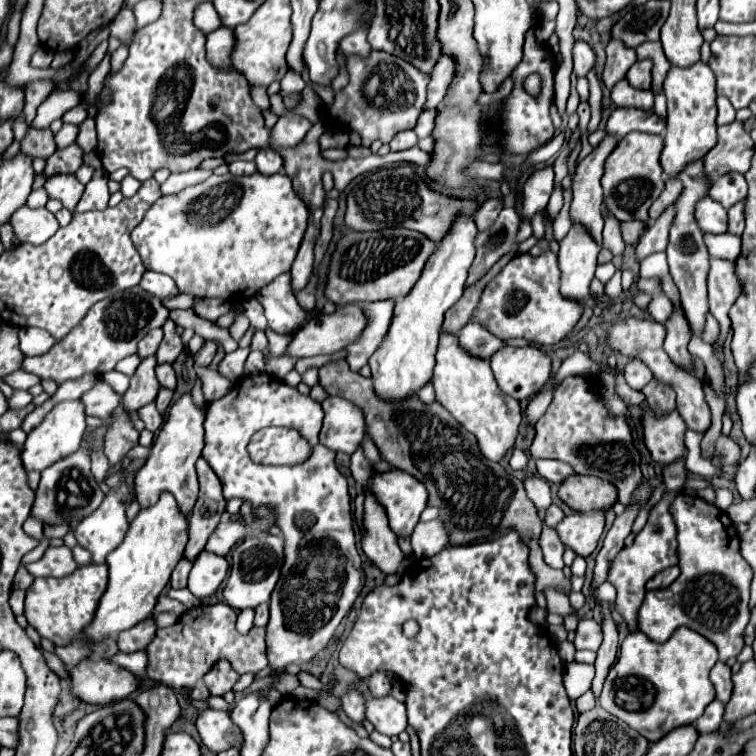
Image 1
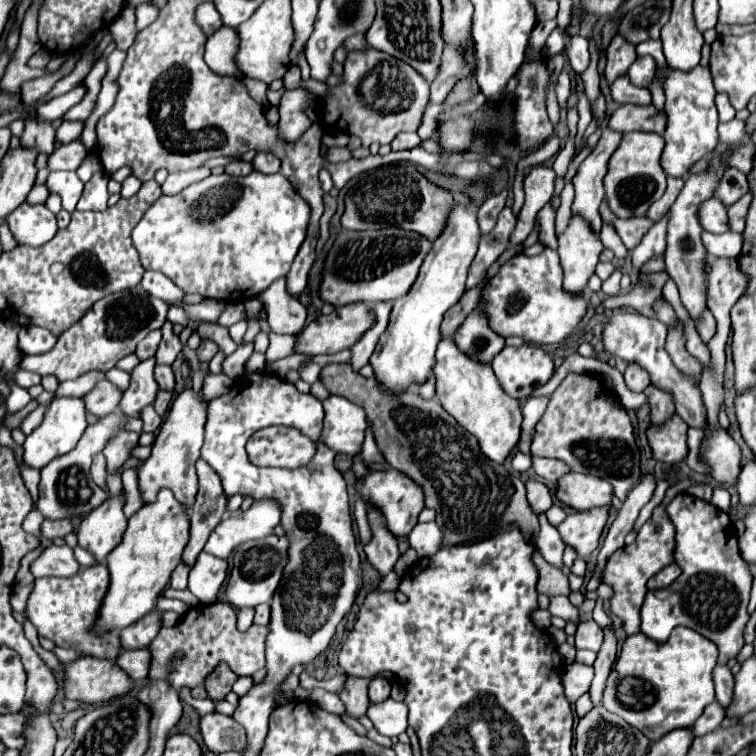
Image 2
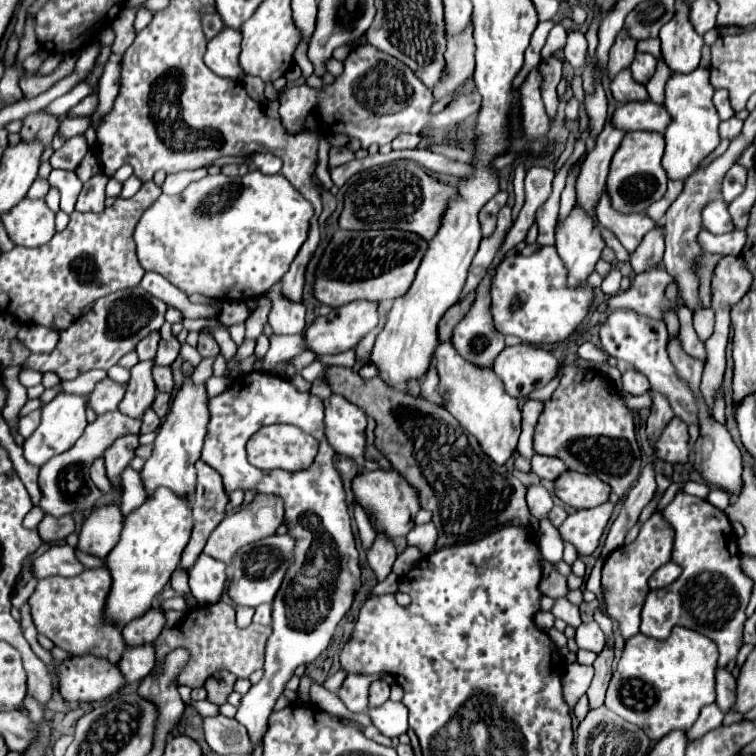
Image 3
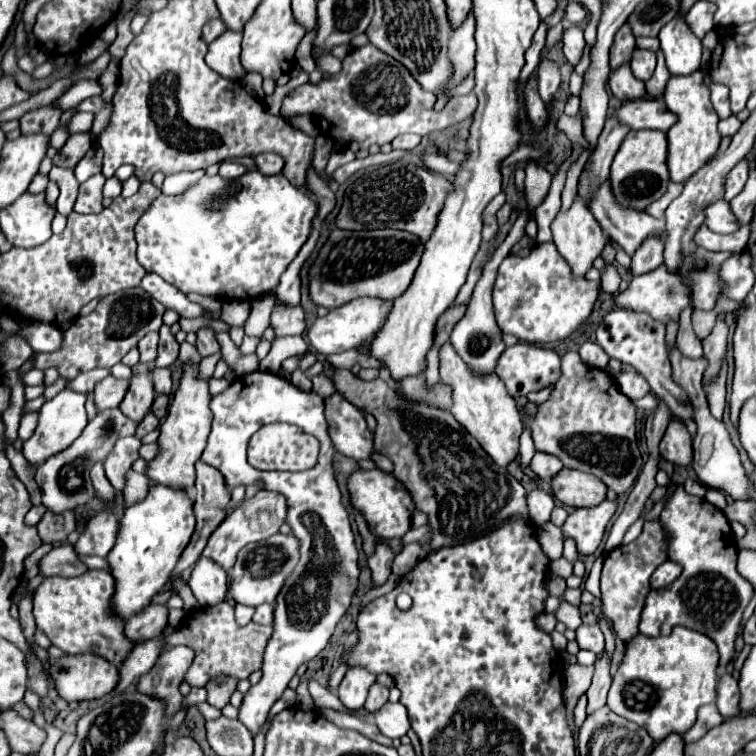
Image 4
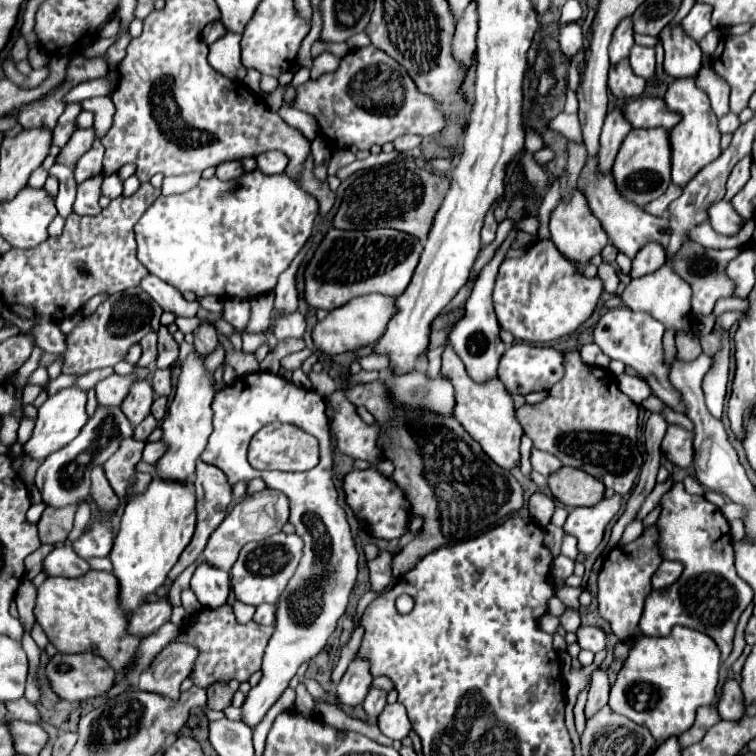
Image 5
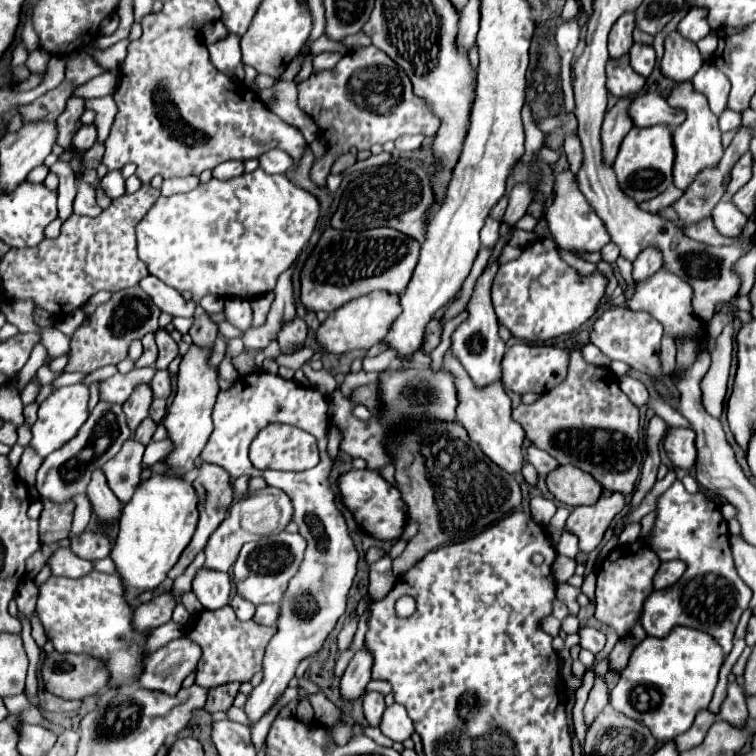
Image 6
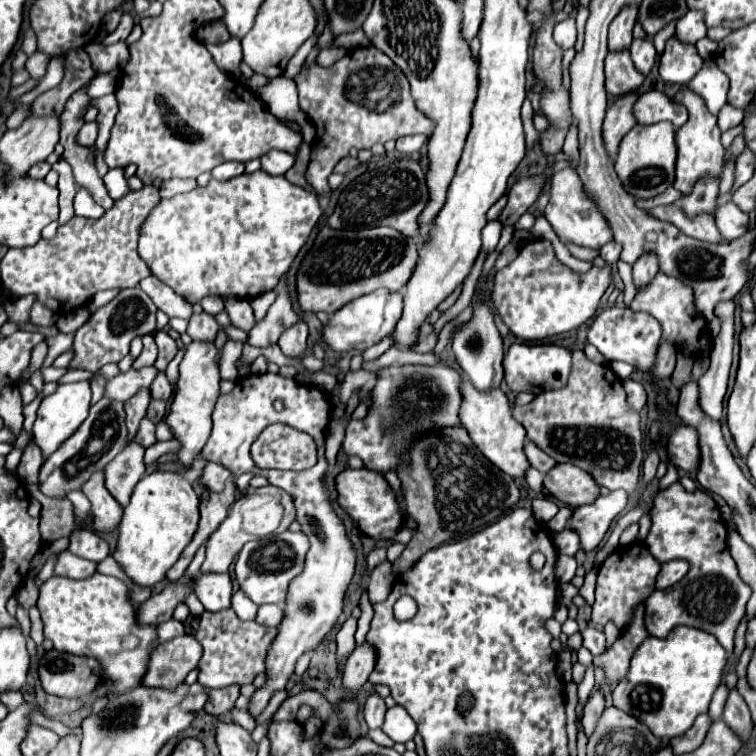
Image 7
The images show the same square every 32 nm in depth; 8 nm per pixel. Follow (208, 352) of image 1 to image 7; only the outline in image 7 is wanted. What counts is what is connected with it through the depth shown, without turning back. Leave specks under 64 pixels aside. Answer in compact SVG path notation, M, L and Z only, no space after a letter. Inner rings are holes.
M202 312L202 314L194 314L190 318L190 326L188 326L188 336L194 342L214 342L216 334L218 334L220 326L214 320L214 316Z

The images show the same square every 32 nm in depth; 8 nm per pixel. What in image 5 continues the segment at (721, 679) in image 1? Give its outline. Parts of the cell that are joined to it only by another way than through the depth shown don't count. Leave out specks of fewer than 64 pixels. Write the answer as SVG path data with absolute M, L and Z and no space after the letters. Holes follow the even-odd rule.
M726 678L722 684L722 694L718 700L718 712L722 720L740 720L744 716L742 692L734 678Z

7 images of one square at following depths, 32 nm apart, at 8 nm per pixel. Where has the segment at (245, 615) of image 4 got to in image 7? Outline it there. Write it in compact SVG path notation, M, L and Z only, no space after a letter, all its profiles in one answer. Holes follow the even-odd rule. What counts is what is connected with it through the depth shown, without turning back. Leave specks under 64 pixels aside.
M240 590L232 596L232 608L240 620L254 620L256 610L258 610L258 606L252 604L252 600L248 600Z

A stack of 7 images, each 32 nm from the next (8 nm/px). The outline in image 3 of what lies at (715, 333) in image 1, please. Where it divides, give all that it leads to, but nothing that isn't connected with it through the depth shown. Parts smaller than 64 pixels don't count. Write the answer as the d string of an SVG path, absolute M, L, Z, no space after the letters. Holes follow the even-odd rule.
M702 309L693 314L693 326L698 337L705 342L714 331L715 314L709 309Z

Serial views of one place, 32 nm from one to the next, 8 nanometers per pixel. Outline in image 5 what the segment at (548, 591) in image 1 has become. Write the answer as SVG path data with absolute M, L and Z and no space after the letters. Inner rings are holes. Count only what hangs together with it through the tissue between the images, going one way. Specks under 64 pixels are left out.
M566 606L564 608L564 614L560 616L560 624L564 626L566 632L576 632L578 626L580 626L580 614L578 614L578 610Z

